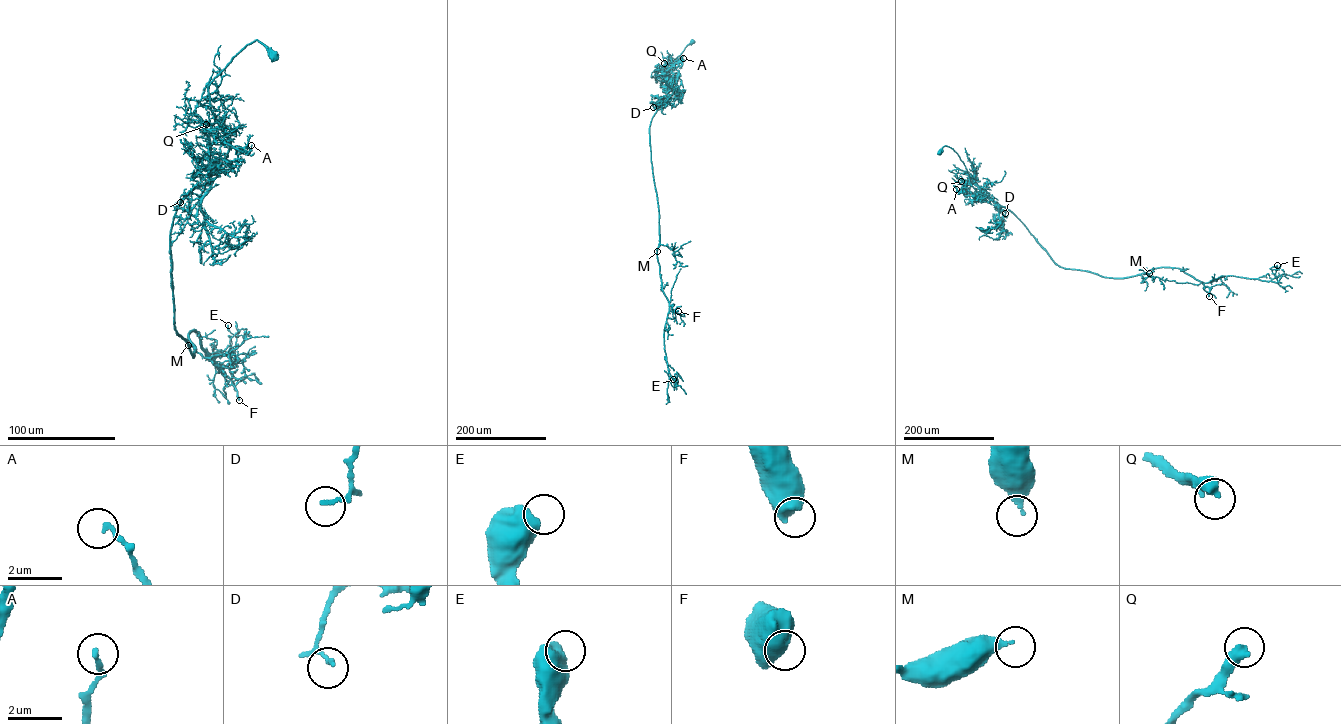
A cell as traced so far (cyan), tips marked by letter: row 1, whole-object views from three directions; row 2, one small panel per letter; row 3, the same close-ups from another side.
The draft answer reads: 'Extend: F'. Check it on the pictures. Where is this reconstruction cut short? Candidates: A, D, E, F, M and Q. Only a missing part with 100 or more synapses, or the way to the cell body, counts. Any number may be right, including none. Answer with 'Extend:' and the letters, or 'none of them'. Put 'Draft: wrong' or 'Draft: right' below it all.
Extend: F
Draft: right

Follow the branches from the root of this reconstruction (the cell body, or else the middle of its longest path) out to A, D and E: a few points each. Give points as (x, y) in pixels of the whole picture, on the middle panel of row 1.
A: (692, 41), (665, 66), (674, 76), (666, 85), (664, 73), (683, 58)
D: (692, 41), (665, 66), (674, 75), (673, 83), (666, 100), (653, 107)
E: (692, 41), (665, 67), (673, 83), (649, 129), (659, 211), (657, 257), (669, 306), (664, 347), (673, 379)

